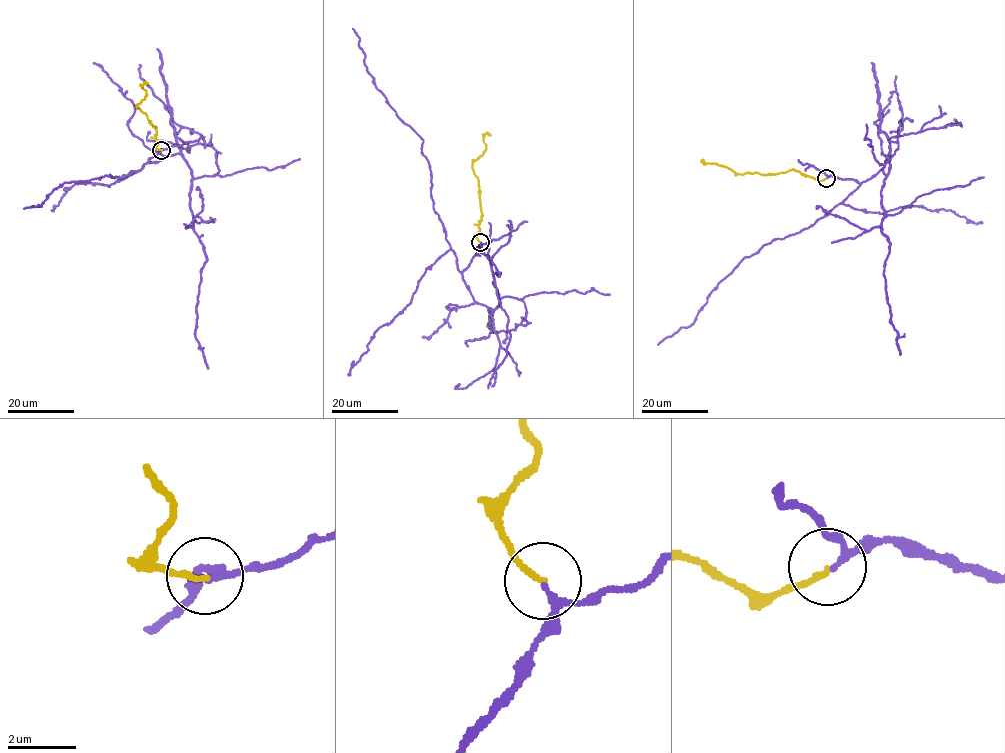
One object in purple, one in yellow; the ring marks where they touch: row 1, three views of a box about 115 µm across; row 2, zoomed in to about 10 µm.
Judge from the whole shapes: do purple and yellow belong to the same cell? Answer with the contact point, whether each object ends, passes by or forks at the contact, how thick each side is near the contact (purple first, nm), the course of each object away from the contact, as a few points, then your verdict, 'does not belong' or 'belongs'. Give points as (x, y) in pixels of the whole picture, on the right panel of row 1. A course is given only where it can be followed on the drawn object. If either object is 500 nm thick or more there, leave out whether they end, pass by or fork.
place (826, 178); purple passes by; yellow ends; calibres 150 and 150 nm; course purple (826, 178), (867, 181), (890, 155), (880, 193), (884, 211), (881, 231), (890, 243), (884, 276), (899, 354); course yellow (826, 178), (817, 181), (792, 169), (775, 174), (738, 174), (727, 167), (705, 164), (703, 159); belongs

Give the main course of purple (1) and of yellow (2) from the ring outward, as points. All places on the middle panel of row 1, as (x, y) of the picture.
1: (480, 242), (462, 279), (478, 304), (493, 310), (500, 301), (492, 274), (500, 273), (475, 248), (482, 243)
2: (480, 242), (477, 233), (482, 214), (478, 177), (472, 162), (485, 148), (483, 135), (491, 135)

